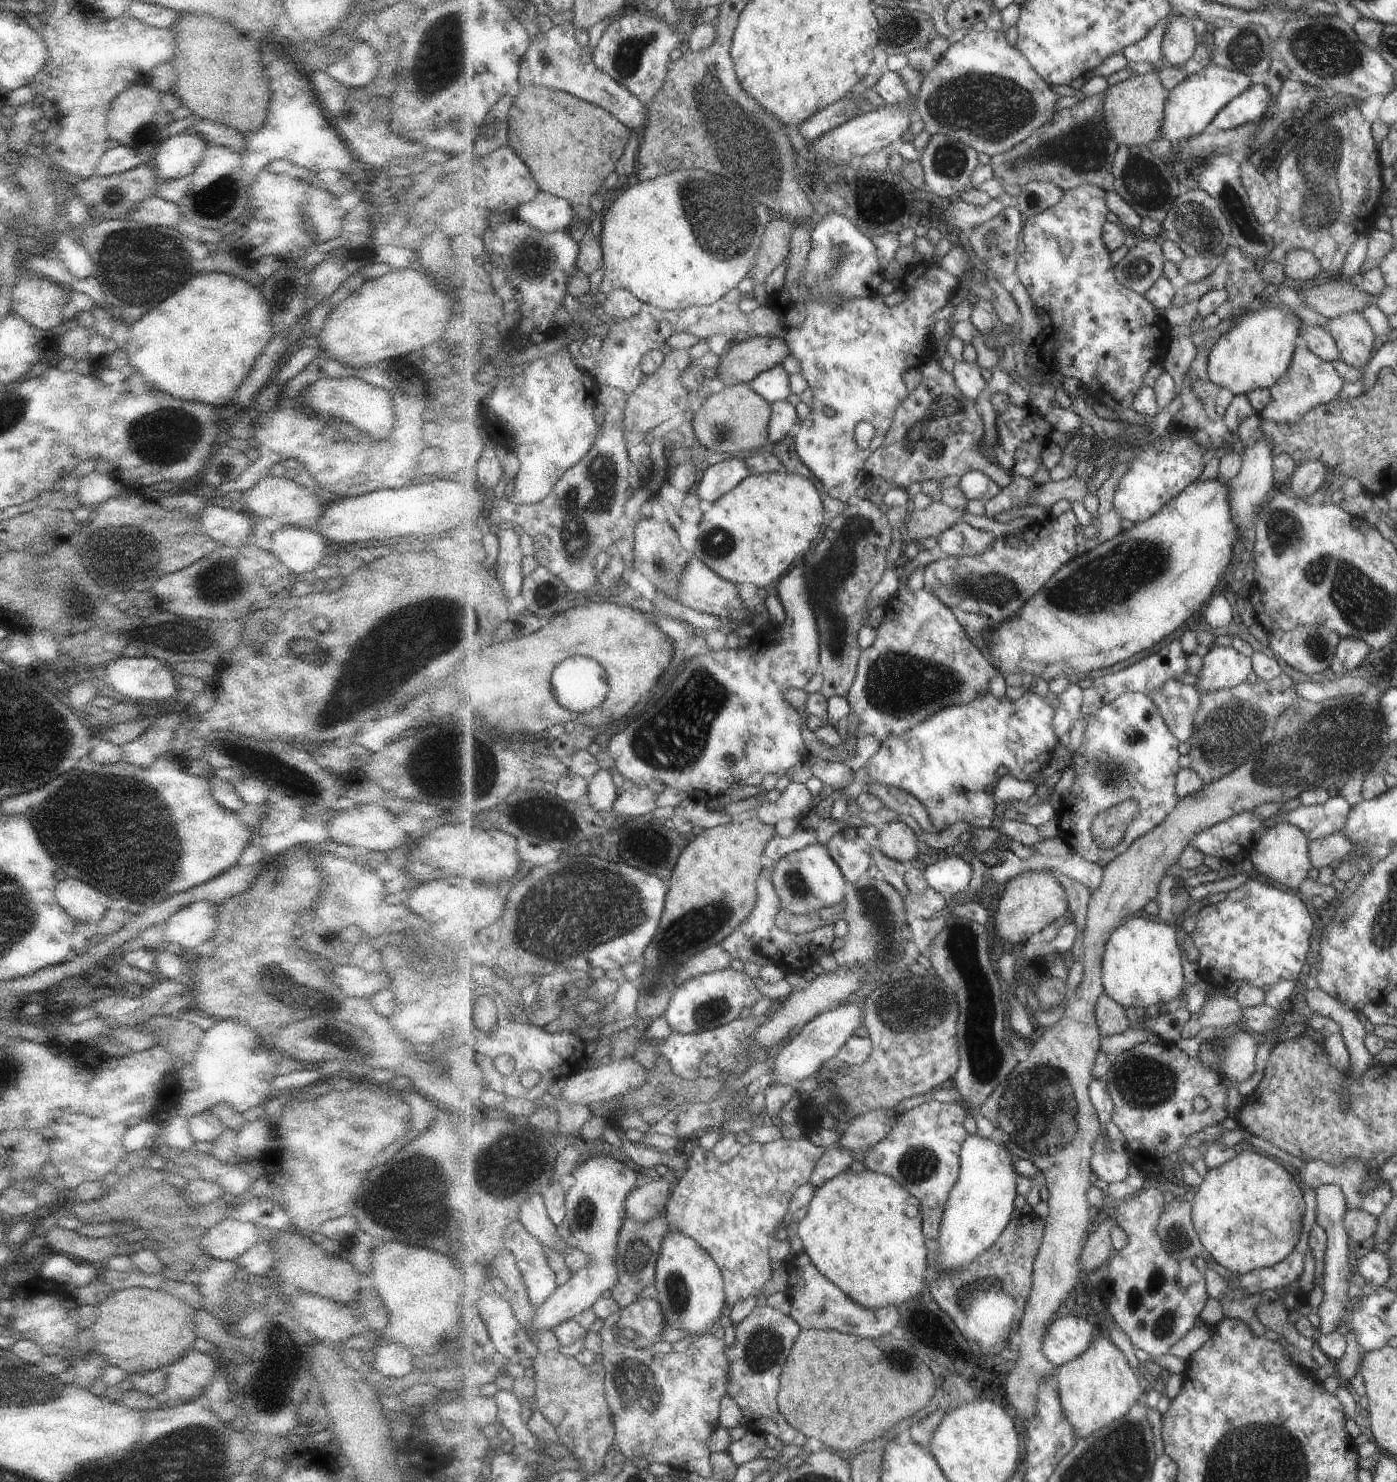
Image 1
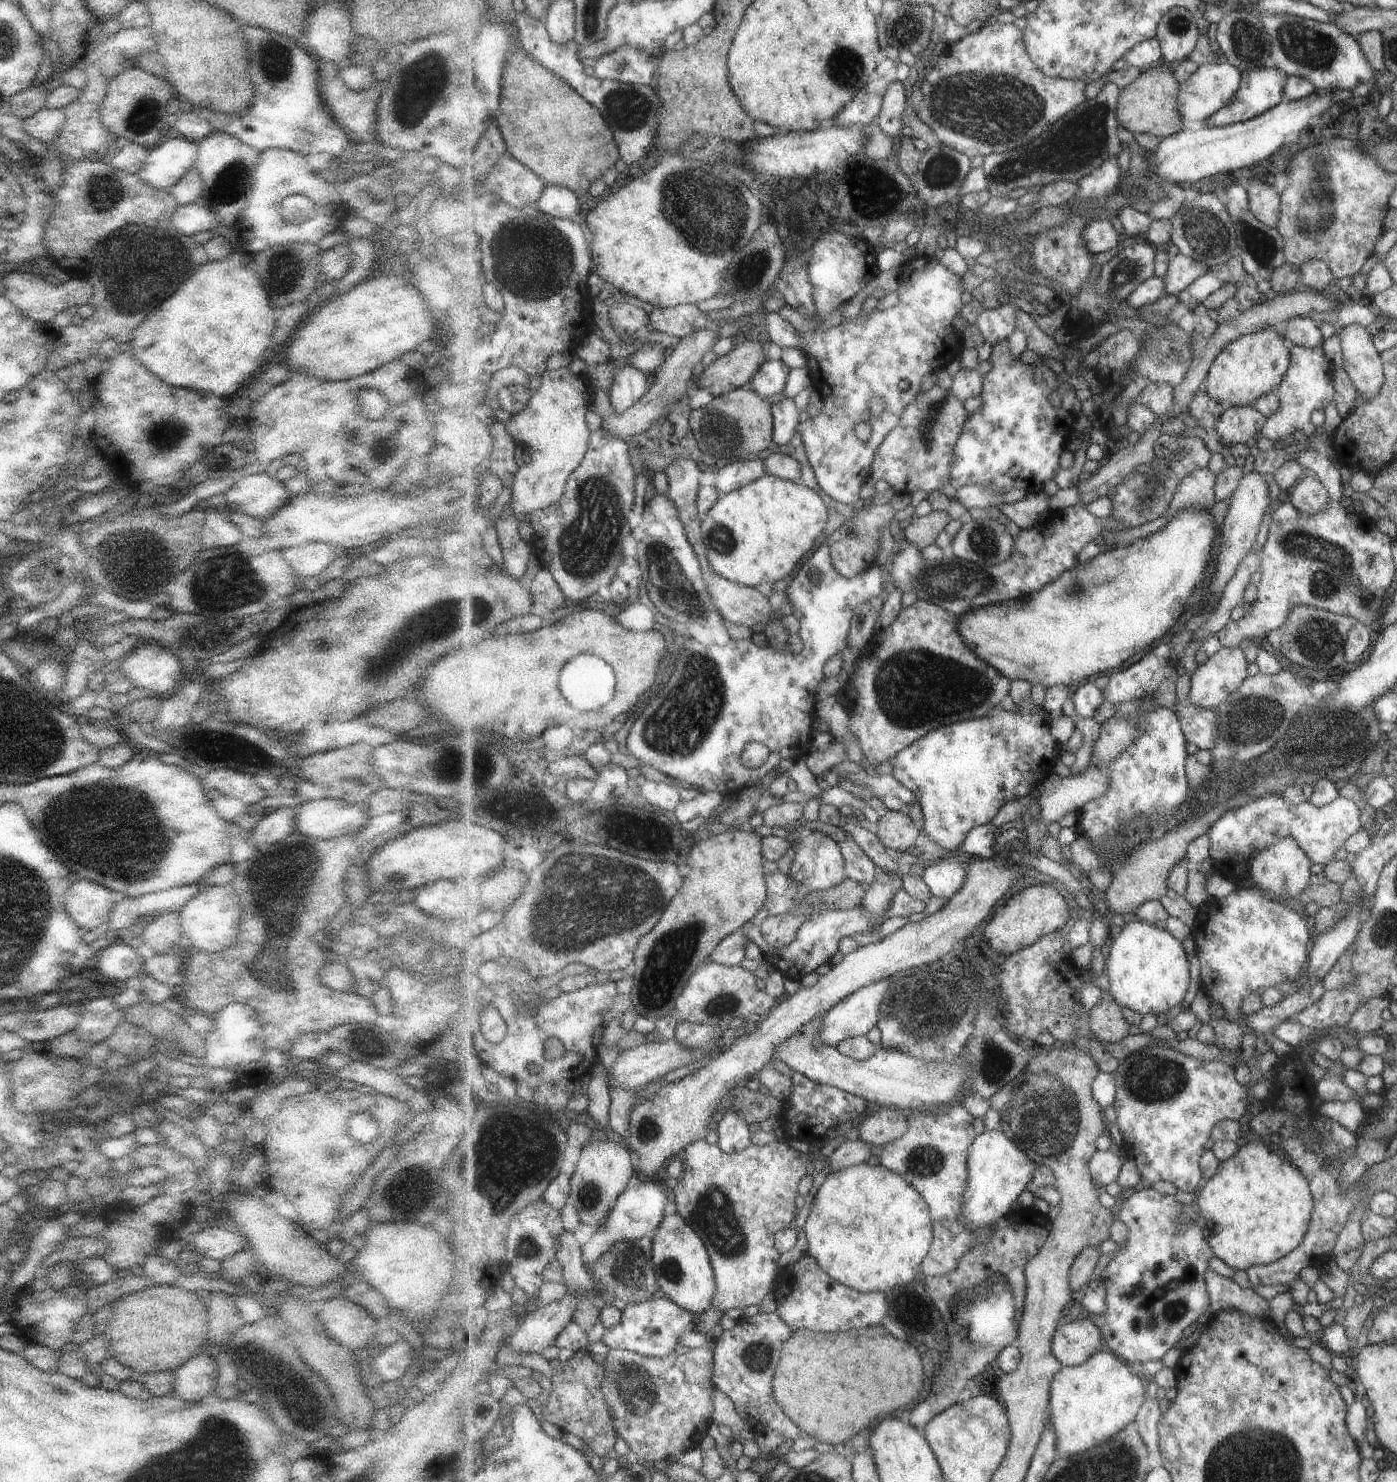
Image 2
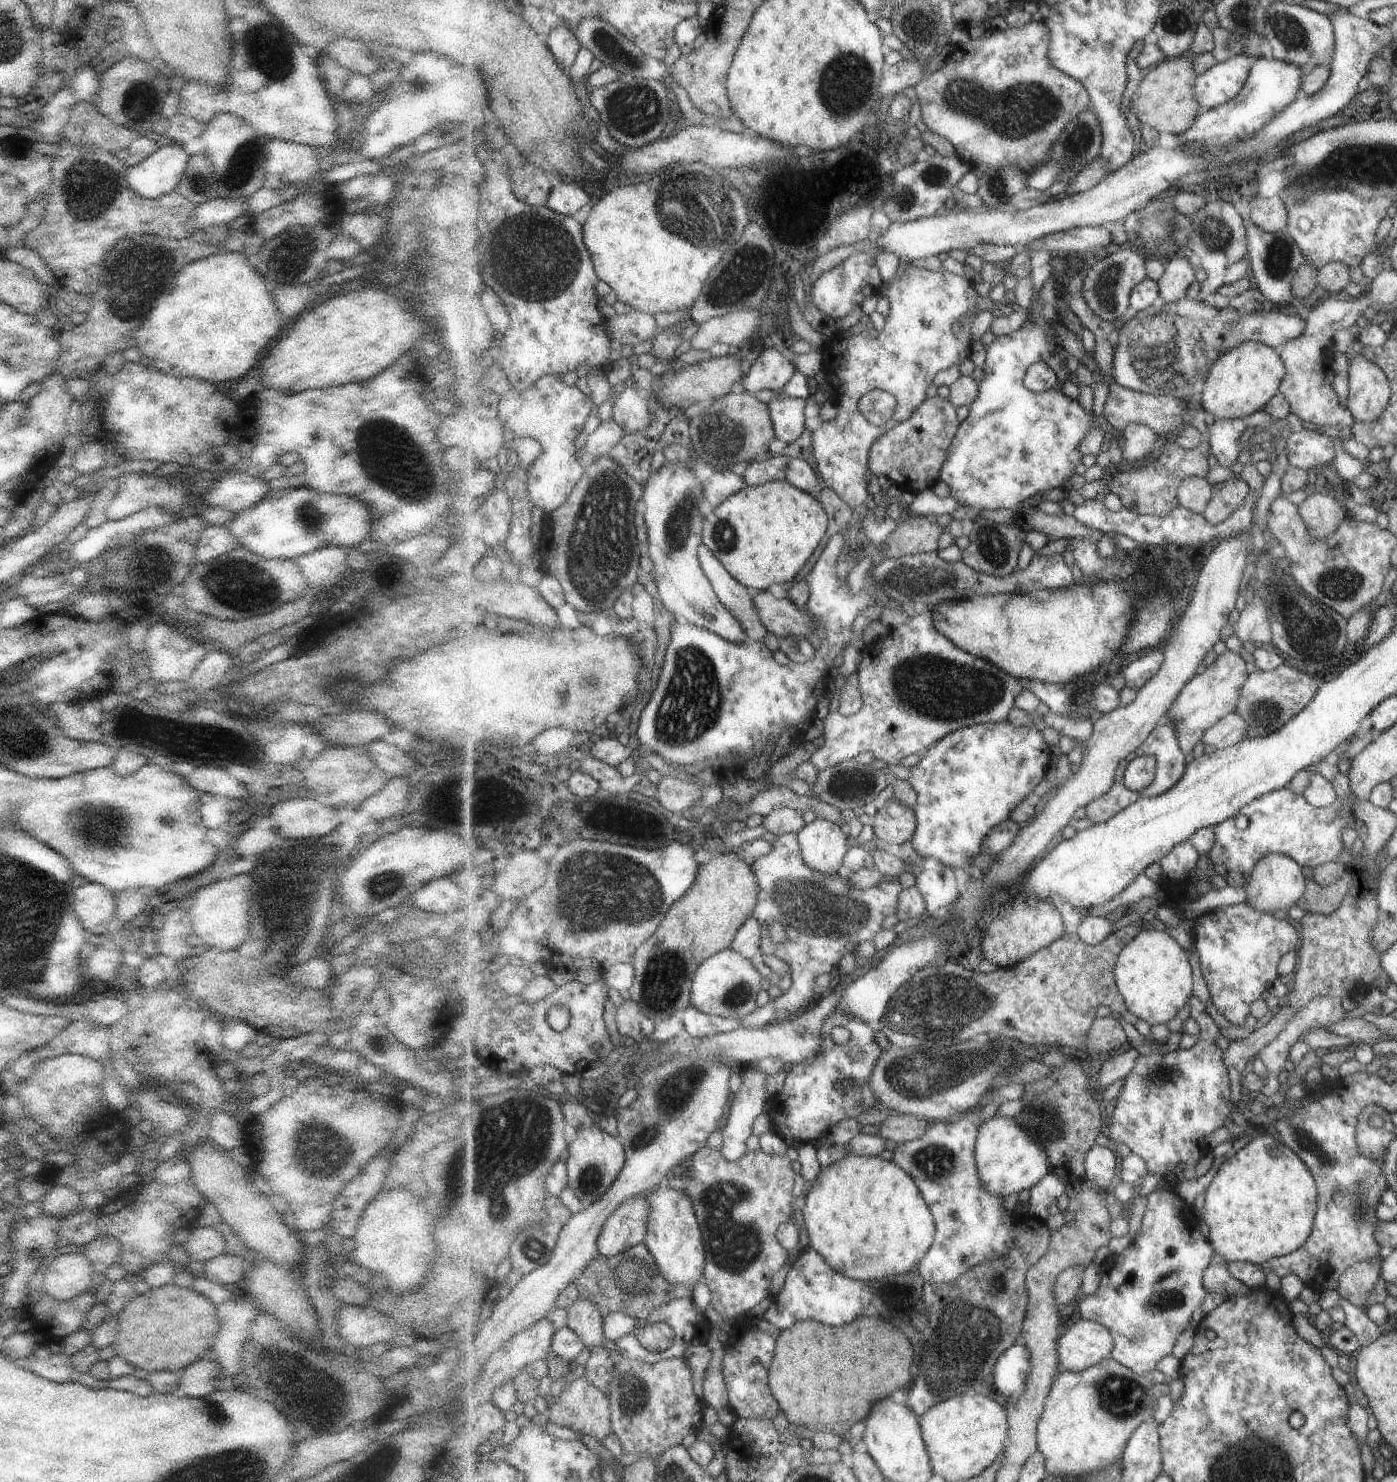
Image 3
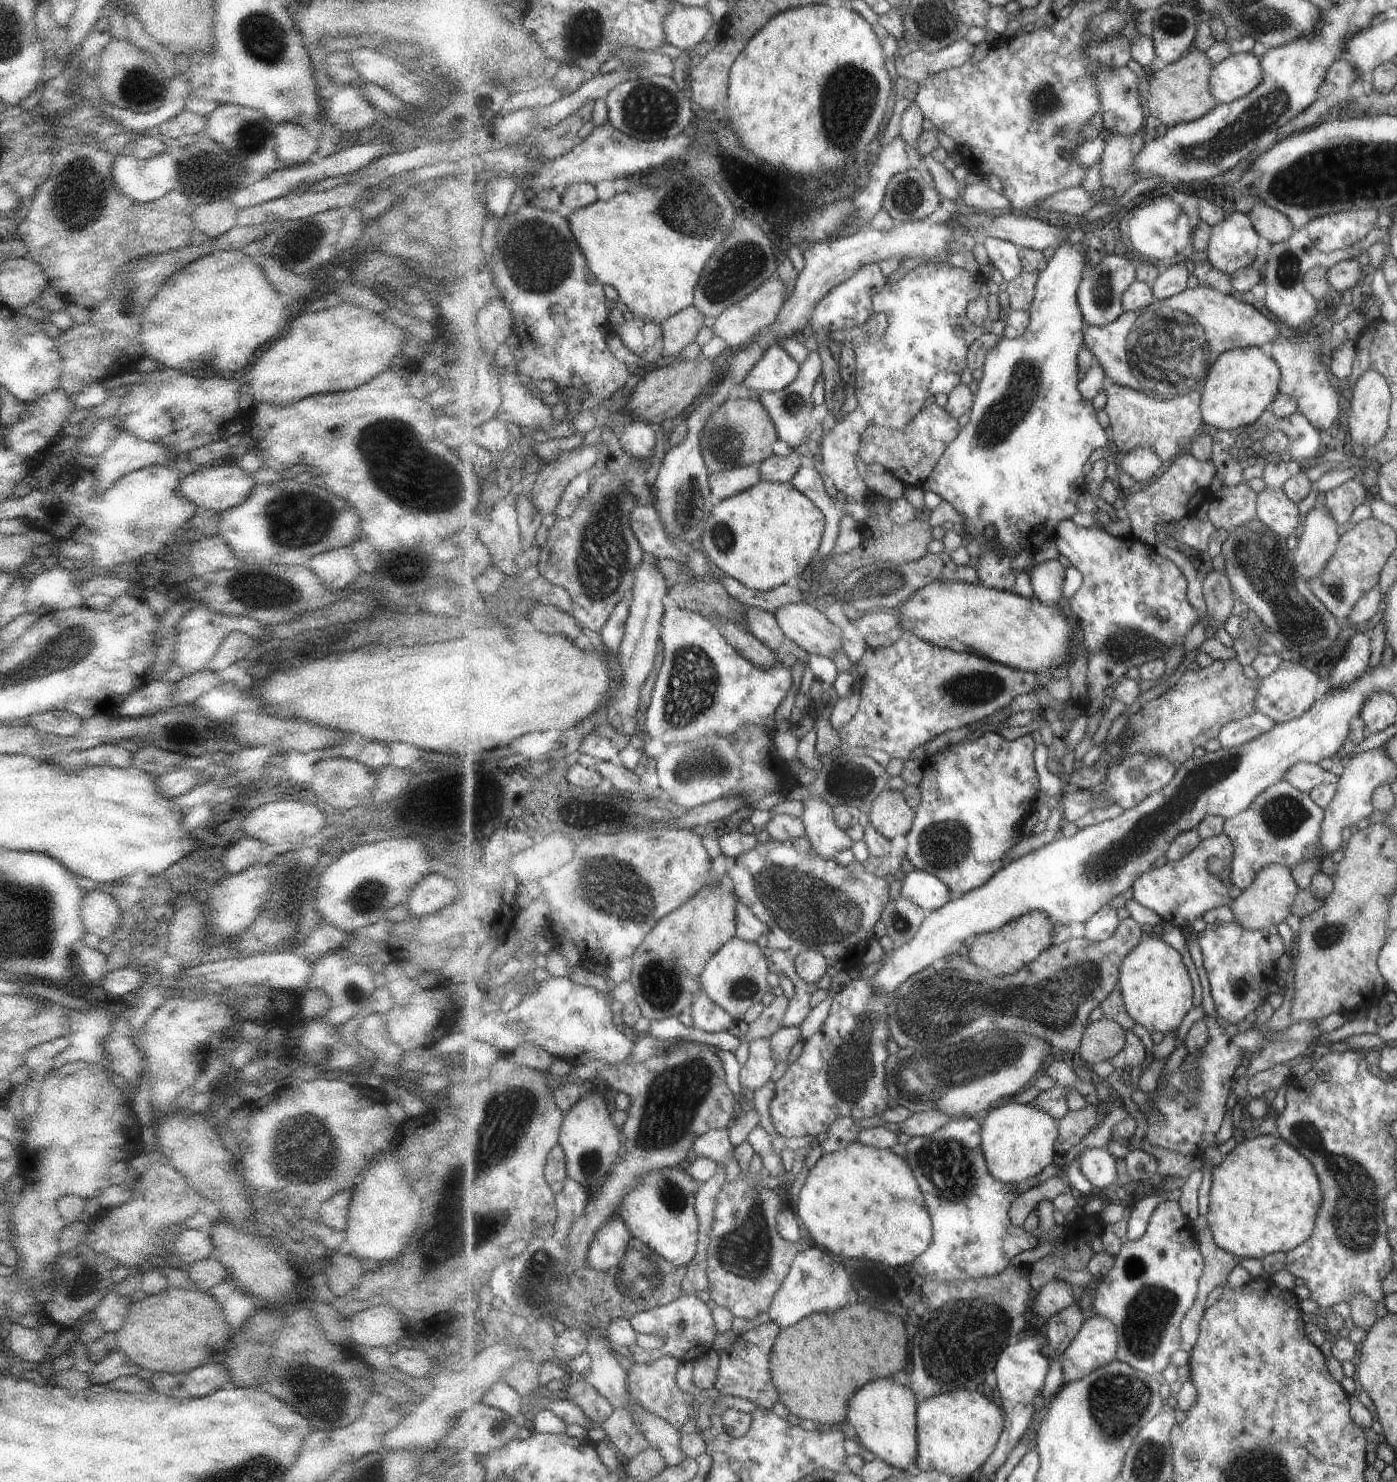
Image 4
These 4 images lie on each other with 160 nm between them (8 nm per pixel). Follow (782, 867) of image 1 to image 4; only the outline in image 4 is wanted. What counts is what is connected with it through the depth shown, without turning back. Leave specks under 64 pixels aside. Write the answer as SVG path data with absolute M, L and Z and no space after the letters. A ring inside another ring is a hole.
M817 794L805 799L803 804L801 818L804 820L807 838L817 854L834 859L837 852L853 846L847 832L835 824L834 806Z

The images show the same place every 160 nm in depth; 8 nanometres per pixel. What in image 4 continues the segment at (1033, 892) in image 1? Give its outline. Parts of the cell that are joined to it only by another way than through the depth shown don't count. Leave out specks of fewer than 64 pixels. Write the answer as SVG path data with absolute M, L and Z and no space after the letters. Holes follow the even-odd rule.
M1033 911L1008 922L999 930L992 933L983 933L970 942L969 960L985 970L989 970L993 976L1004 977L1015 974L1018 970L1033 962L1041 956L1054 941L1055 931L1053 922L1048 914L1043 911Z

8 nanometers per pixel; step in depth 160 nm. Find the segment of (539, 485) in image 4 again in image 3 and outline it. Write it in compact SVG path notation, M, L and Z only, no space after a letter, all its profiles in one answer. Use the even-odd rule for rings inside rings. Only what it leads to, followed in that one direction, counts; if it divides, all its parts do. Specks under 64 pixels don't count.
M612 417L607 422L599 425L583 445L586 456L579 459L584 466L591 464L600 456L607 455L608 452L625 436L628 432Z

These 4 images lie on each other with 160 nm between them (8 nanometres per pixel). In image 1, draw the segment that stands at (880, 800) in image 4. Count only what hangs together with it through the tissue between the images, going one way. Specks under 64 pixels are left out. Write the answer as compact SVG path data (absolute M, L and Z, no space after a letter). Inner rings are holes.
M891 821L881 824L879 836L875 841L875 848L883 852L887 858L907 864L917 859L919 854L918 841L921 839L903 822Z

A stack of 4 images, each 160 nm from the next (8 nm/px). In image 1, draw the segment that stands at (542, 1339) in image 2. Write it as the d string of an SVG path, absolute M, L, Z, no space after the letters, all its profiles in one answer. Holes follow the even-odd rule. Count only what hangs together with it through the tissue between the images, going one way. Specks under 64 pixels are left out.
M597 1155L581 1162L572 1172L575 1182L567 1191L565 1222L571 1229L571 1242L590 1256L590 1263L570 1275L569 1280L557 1286L535 1313L535 1332L553 1330L592 1308L598 1298L606 1296L620 1279L616 1267L616 1252L620 1228L626 1219L625 1201L637 1186L637 1168L627 1166L611 1155Z

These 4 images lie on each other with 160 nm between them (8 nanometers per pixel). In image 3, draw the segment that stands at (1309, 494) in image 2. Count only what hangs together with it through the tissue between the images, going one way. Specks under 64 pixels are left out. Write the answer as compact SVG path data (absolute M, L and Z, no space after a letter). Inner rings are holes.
M1314 492L1299 508L1309 534L1315 539L1326 539L1335 533L1344 524L1350 509L1333 495L1322 492Z

